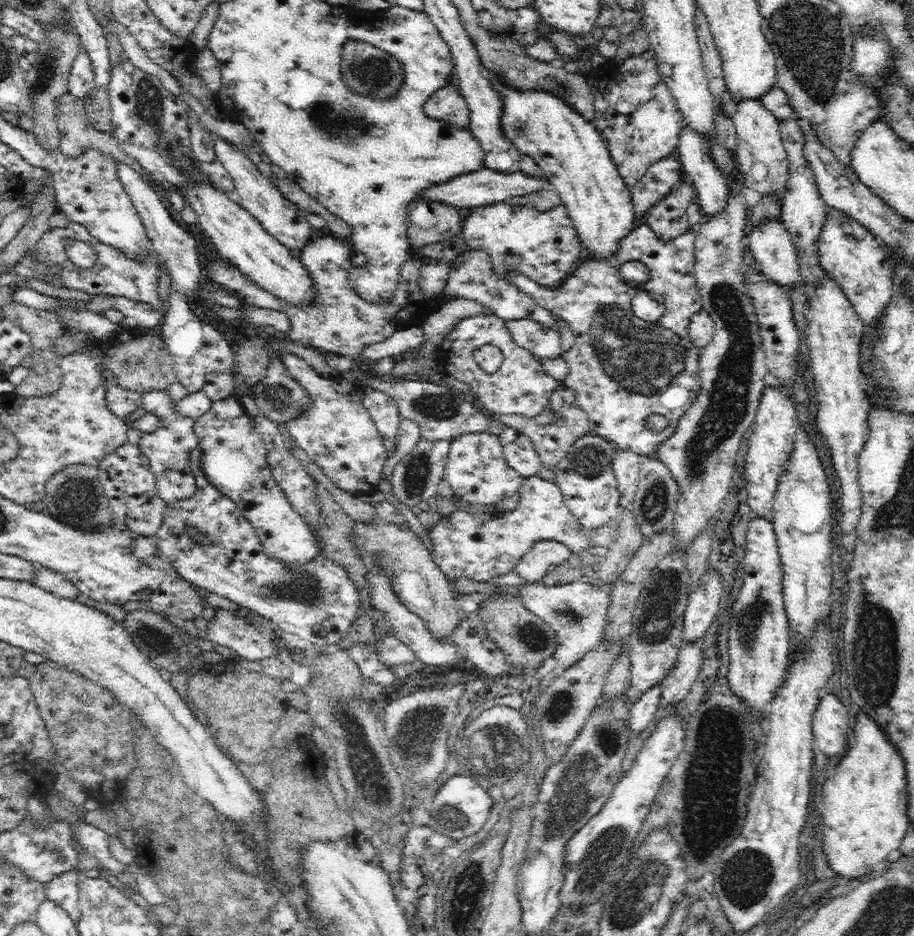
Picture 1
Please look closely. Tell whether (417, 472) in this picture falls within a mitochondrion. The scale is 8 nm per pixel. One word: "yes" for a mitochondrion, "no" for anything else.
yes

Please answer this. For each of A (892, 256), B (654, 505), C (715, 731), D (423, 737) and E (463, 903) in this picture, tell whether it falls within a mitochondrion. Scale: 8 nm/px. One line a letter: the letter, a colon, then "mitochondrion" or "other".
A: other
B: mitochondrion
C: mitochondrion
D: mitochondrion
E: mitochondrion

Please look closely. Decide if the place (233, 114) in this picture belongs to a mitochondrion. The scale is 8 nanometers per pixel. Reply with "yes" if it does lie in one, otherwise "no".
no

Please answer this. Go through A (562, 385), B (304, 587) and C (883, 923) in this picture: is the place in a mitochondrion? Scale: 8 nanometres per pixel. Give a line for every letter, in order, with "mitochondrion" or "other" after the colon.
A: other
B: mitochondrion
C: mitochondrion

